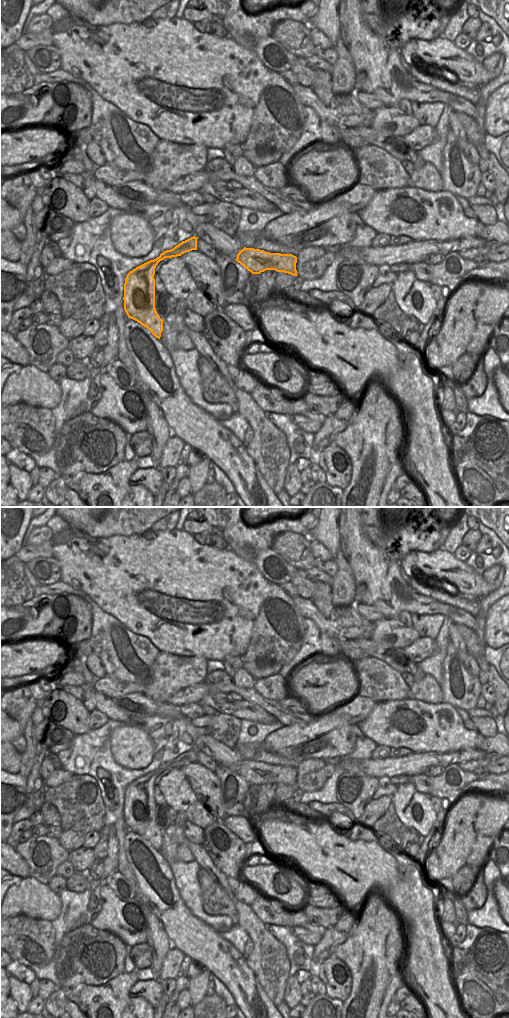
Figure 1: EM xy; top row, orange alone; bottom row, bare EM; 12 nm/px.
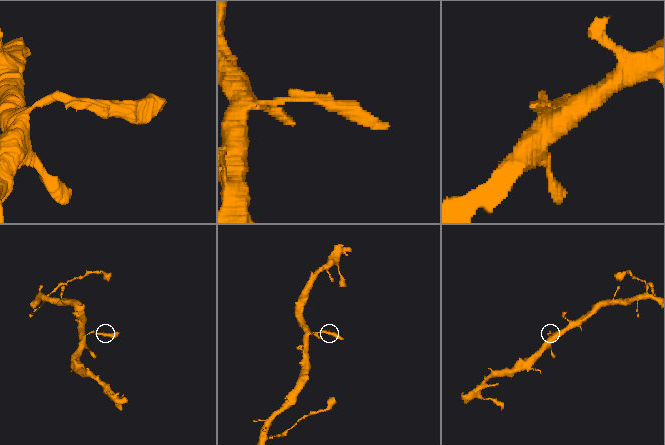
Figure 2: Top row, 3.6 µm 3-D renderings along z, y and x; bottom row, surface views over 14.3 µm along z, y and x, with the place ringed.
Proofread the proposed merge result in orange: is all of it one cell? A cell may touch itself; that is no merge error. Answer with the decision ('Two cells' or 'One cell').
One cell

